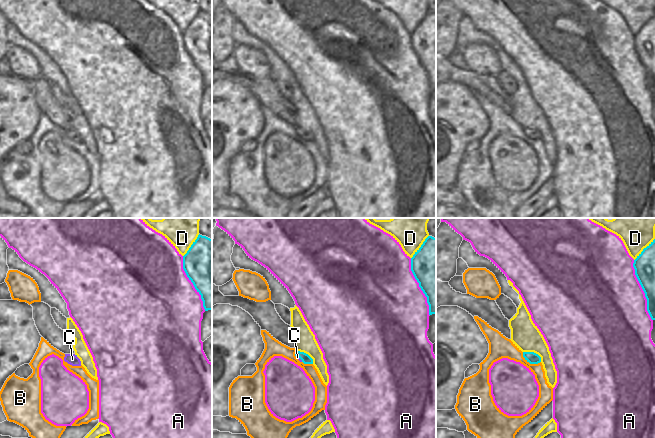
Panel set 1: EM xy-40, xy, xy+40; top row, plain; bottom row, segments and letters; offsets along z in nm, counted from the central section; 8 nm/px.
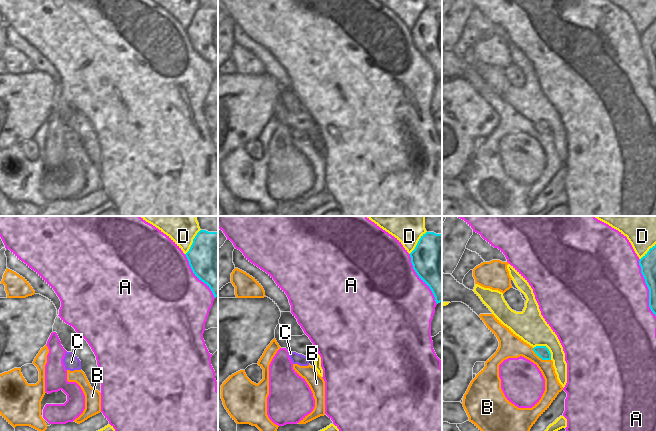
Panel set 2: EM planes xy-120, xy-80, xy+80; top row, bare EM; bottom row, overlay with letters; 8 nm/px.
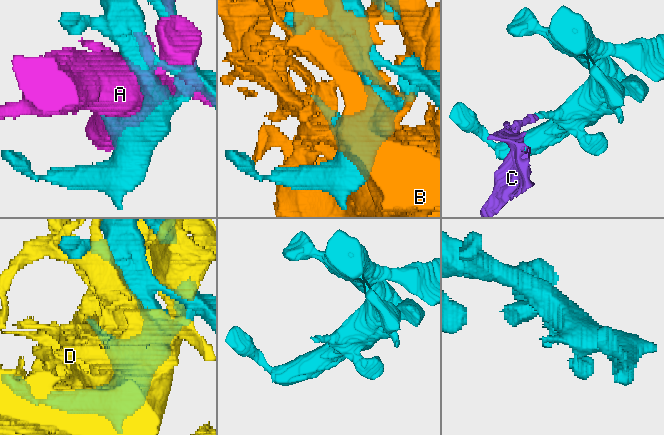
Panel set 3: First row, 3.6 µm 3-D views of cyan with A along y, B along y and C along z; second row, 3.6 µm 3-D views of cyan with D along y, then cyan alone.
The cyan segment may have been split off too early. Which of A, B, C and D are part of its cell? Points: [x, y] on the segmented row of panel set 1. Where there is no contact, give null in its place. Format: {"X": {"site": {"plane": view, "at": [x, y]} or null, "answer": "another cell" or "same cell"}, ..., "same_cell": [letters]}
{"A": {"site": {"plane": "xy+40", "at": [643, 290]}, "answer": "another cell"}, "B": {"site": {"plane": "xy+40", "at": [530, 363]}, "answer": "another cell"}, "C": {"site": {"plane": "xy", "at": [299, 357]}, "answer": "another cell"}, "D": {"site": {"plane": "xy", "at": [420, 247]}, "answer": "another cell"}, "same_cell": []}

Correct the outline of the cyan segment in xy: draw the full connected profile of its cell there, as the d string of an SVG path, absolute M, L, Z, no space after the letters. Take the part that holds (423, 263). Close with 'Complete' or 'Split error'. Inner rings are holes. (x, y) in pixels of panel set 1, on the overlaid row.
M428 236L415 252L411 271L427 297L429 315L436 314L436 238Z. Complete

